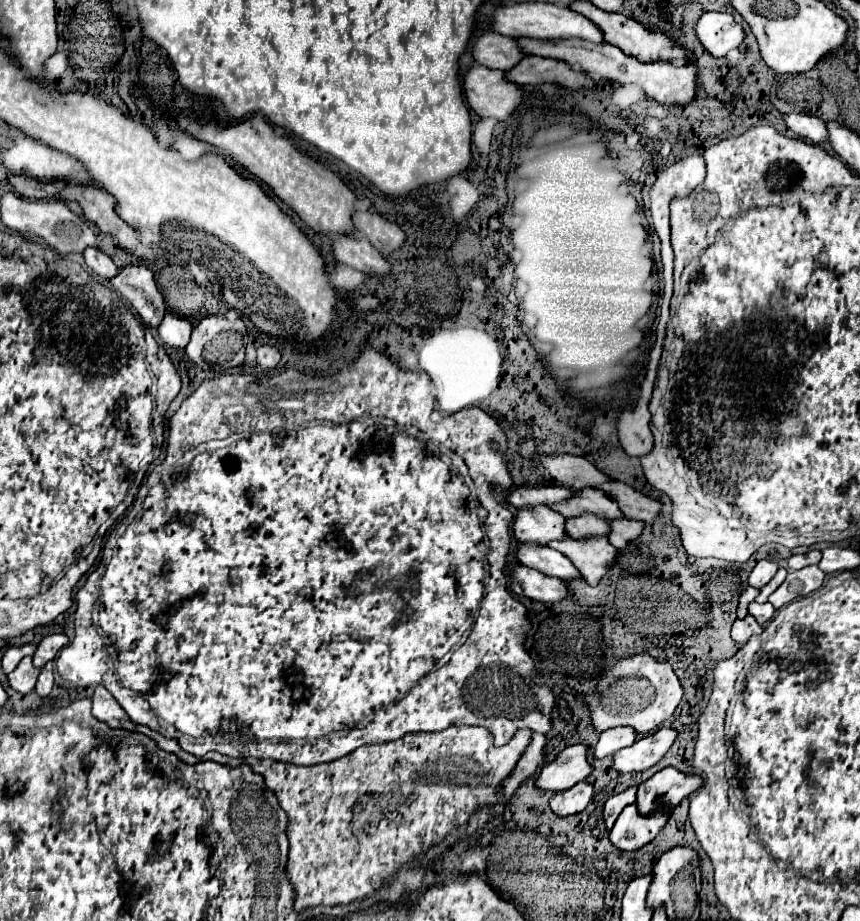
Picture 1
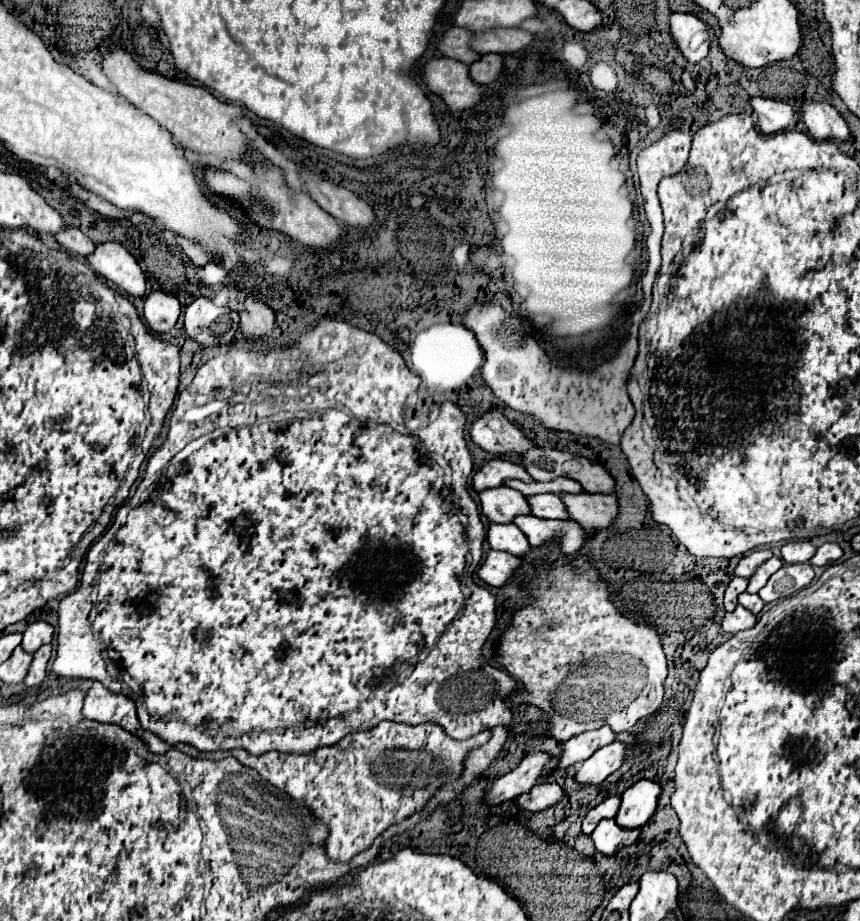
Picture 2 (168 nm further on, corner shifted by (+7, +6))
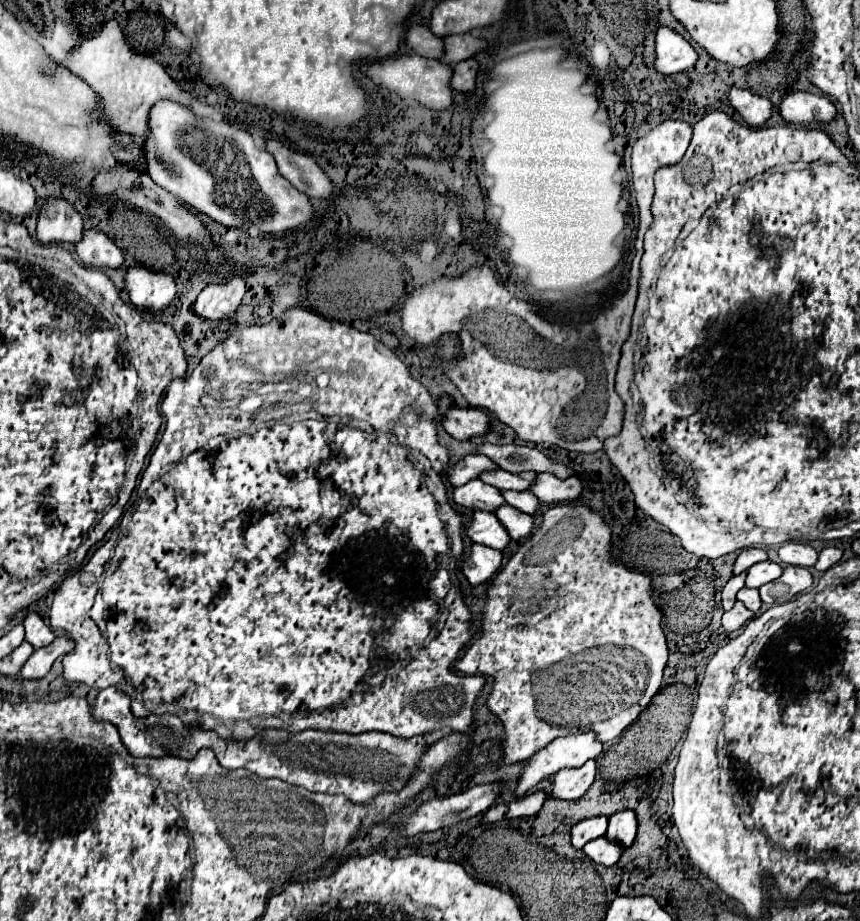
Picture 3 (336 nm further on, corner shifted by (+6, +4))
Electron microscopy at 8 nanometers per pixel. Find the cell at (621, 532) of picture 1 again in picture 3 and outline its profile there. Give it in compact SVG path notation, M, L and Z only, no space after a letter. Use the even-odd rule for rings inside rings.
M539 474L537 482L533 484L531 490L541 502L549 504L549 506L557 506L557 504L567 504L567 502L575 502L577 498L581 498L581 494L585 492L583 482L577 476L571 476L567 480L561 480L553 474Z

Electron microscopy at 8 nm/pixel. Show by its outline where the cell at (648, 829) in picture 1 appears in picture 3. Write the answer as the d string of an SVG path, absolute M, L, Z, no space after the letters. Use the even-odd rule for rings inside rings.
M601 836L601 838L591 840L587 846L583 846L583 852L587 858L591 858L597 864L613 866L613 864L617 864L617 860L625 852L625 848L621 846L621 842L609 840L607 836Z

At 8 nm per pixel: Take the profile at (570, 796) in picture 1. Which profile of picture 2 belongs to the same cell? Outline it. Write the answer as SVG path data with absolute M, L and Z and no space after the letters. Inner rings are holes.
M544 782L544 784L536 784L536 788L532 788L532 792L524 794L524 796L518 796L512 802L522 810L538 812L538 810L550 808L562 796L564 796L564 790L556 782Z

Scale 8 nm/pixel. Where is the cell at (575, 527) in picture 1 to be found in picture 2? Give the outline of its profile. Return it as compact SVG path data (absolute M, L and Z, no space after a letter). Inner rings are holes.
M540 494L540 496L528 496L528 504L532 506L532 514L538 518L568 518L568 512L560 500L558 494Z

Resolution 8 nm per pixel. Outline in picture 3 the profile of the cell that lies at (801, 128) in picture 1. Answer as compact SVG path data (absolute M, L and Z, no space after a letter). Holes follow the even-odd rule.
M731 88L729 104L743 116L743 120L751 128L765 126L775 110L775 106L767 98L761 98L749 90L739 90L739 88Z

